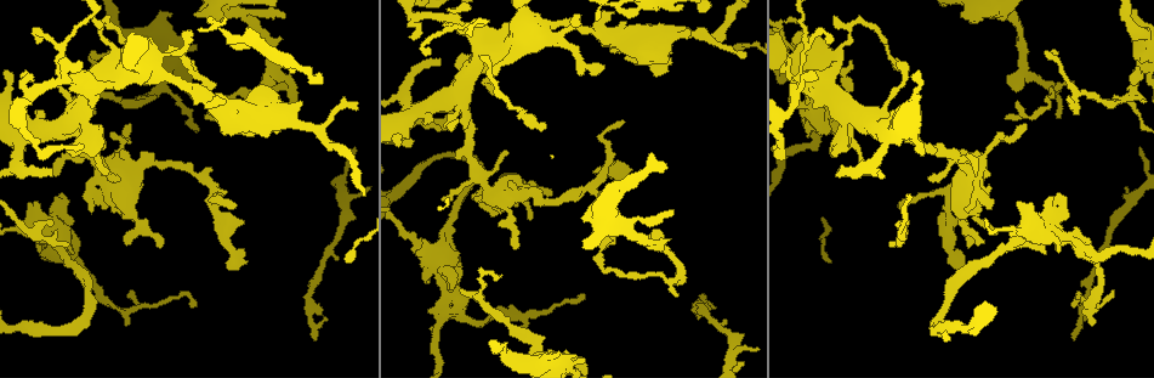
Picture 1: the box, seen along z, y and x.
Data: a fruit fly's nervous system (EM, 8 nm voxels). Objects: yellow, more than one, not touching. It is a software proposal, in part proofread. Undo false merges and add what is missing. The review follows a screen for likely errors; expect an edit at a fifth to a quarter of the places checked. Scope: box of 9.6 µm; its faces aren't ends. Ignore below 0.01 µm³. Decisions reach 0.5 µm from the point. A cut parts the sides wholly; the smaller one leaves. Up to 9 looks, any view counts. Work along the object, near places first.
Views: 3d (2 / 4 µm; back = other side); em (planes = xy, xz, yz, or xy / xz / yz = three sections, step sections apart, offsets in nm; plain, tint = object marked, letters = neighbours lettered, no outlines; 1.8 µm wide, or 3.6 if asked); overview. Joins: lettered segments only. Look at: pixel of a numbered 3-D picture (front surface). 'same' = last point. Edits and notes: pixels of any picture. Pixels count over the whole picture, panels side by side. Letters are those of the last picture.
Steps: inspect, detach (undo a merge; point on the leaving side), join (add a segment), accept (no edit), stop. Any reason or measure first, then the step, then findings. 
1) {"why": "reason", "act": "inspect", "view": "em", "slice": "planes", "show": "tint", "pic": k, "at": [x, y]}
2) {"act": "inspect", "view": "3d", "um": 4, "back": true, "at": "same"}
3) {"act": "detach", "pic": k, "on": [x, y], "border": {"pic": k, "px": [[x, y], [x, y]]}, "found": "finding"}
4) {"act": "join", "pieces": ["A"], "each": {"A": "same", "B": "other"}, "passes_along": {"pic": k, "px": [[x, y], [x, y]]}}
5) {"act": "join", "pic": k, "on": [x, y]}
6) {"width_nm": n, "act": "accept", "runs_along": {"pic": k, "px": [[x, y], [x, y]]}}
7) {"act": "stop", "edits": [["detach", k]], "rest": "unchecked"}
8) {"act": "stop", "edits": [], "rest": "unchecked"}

{"why": "an open end", "act": "inspect", "view": "em", "slice": "xy", "step": 16, "show": "tint", "pic": 1, "at": [838, 173]}

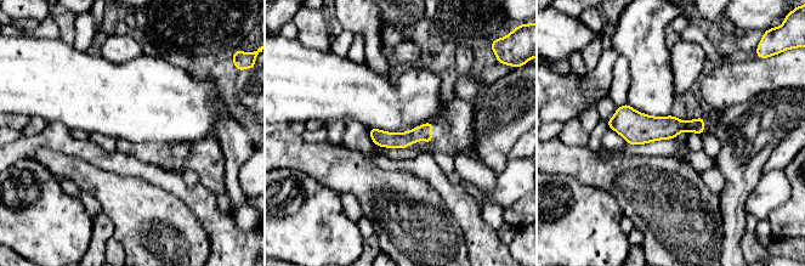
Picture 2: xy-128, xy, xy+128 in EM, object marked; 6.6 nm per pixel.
{"act": "inspect", "view": "em", "slice": "planes", "show": "tint", "at": "same"}

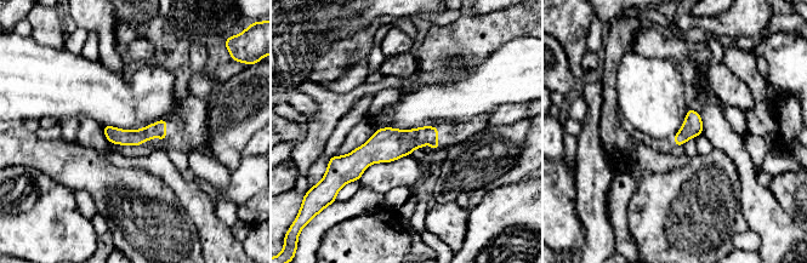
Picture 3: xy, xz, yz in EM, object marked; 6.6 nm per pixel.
{"act": "inspect", "view": "em", "slice": "planes", "show": "letters", "at": "same"}

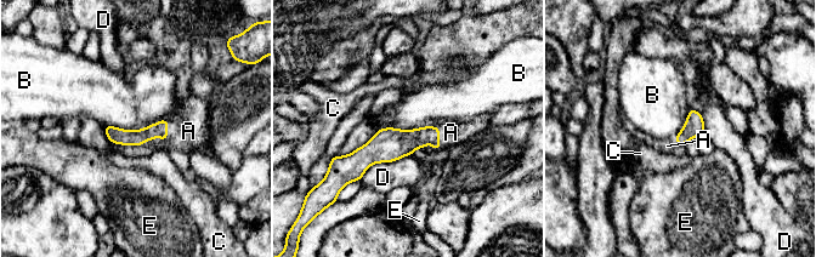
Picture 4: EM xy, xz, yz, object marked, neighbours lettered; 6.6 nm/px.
{"longest_contact_nm": ["B", 420], "act": "join", "pieces": ["A"], "each": {"A": "same", "B": "other", "C": "other", "D": "other", "E": "other"}, "passes_along": {"pic": 4, "px": [[126, 137], [164, 140], [188, 131]]}, "found": "the neuron continues"}

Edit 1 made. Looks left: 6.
{"why": "see it whole again", "act": "inspect", "view": "overview"}

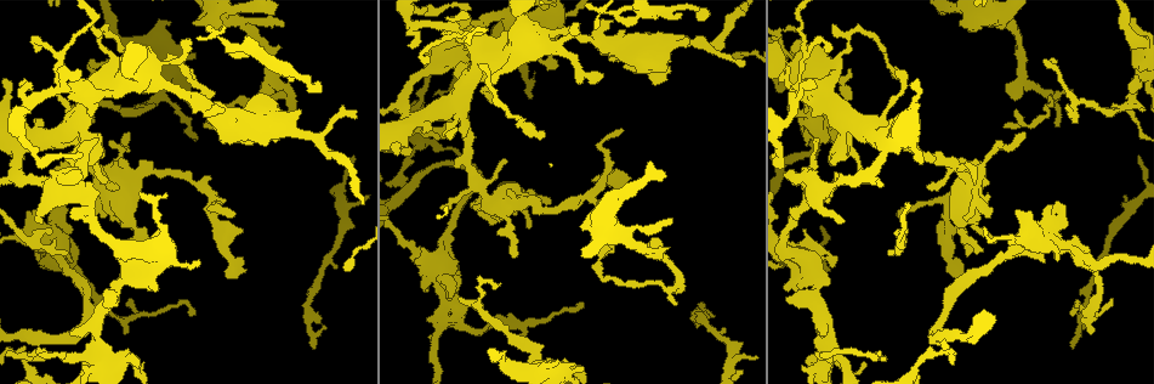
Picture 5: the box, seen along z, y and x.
{"why": "a narrow waist", "act": "inspect", "view": "3d", "um": 2, "pic": 5, "at": [44, 341]}

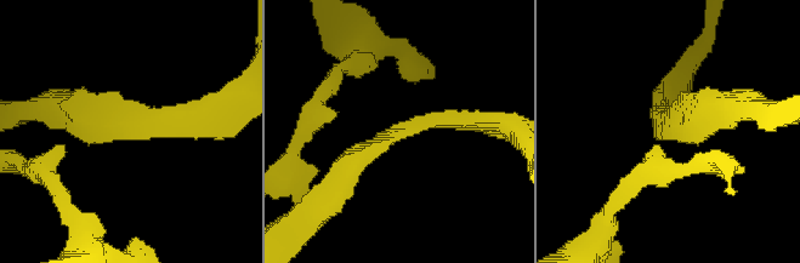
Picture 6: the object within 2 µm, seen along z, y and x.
{"arm_widths_nm": [170, 220], "why": "need the tissue", "act": "inspect", "view": "em", "slice": "xy", "step": 16, "show": "tint", "pic": 6, "at": [663, 123]}

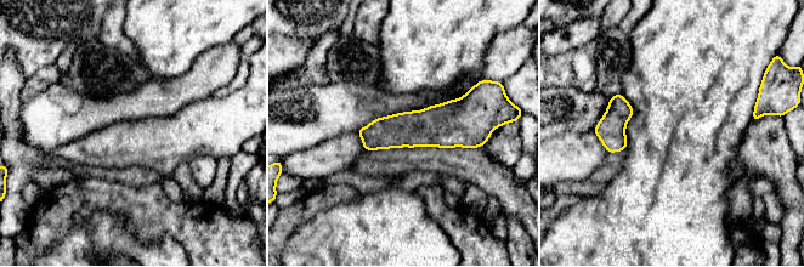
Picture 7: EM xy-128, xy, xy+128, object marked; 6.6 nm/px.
{"why": "another direction", "act": "inspect", "view": "em", "slice": "planes", "show": "letters", "at": "same"}

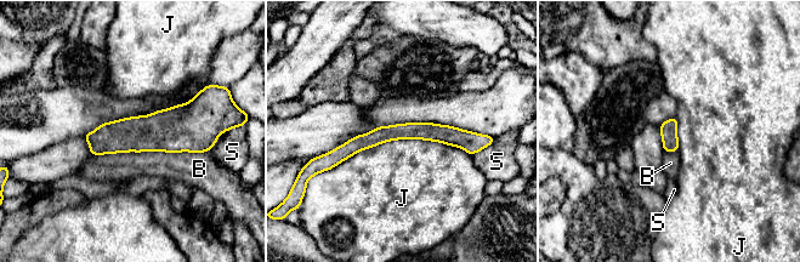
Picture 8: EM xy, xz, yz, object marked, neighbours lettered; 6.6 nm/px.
{"act": "accept", "each": {"B": "other", "J": "other", "S": "other"}, "border": {"pic": 8, "px": [[471, 154], [395, 138], [325, 171]]}, "found": "continuous, no second neuron"}

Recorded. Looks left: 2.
{"why": "arms part here", "act": "inspect", "view": "3d", "um": 2, "pic": 5, "at": [161, 95]}

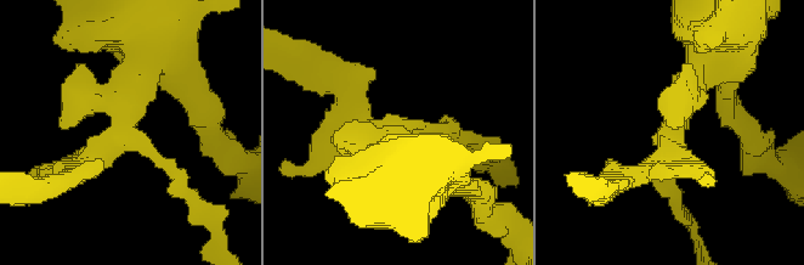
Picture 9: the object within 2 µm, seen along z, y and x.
{"why": "shape alone is not enough", "act": "inspect", "view": "em", "slice": "planes", "show": "letters", "pic": 9, "at": [667, 130]}

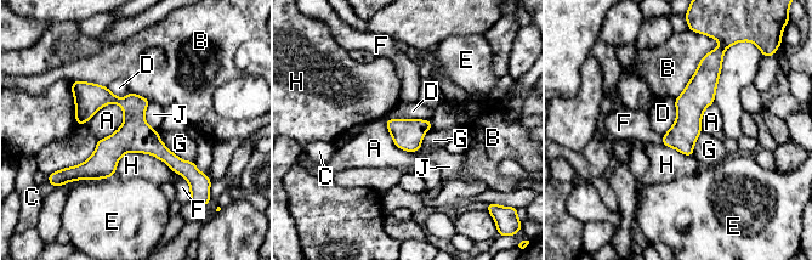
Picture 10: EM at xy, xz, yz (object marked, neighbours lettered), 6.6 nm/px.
{"act": "accept", "each": {"A": "other", "B": "other", "C": "other", "D": "other", "E": "other", "F": "other", "G": "other", "H": "other", "J": "other"}, "runs_along": {"pic": 10, "px": [[80, 84], [120, 101], [192, 176]]}, "found": "all the same neuron"}

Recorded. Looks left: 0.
{"act": "stop", "edits": [["join", 4]], "rest": "unchecked"}

